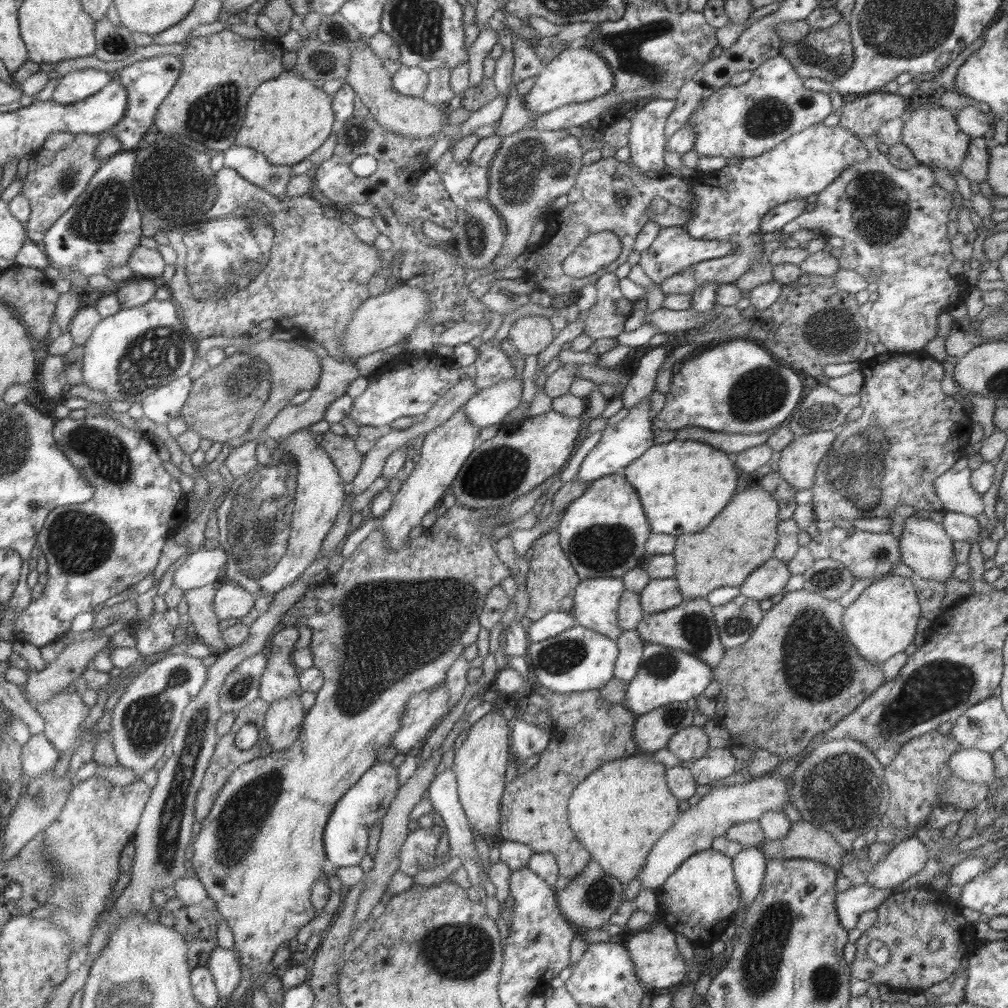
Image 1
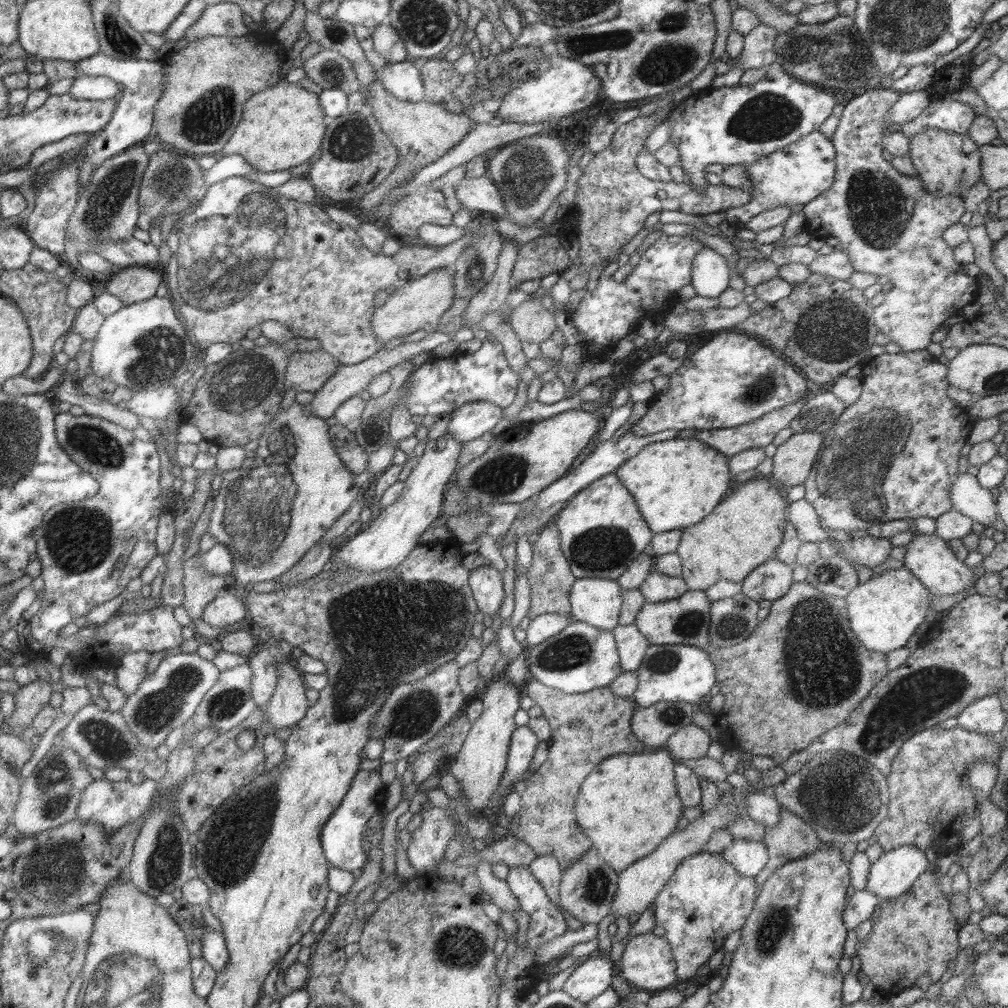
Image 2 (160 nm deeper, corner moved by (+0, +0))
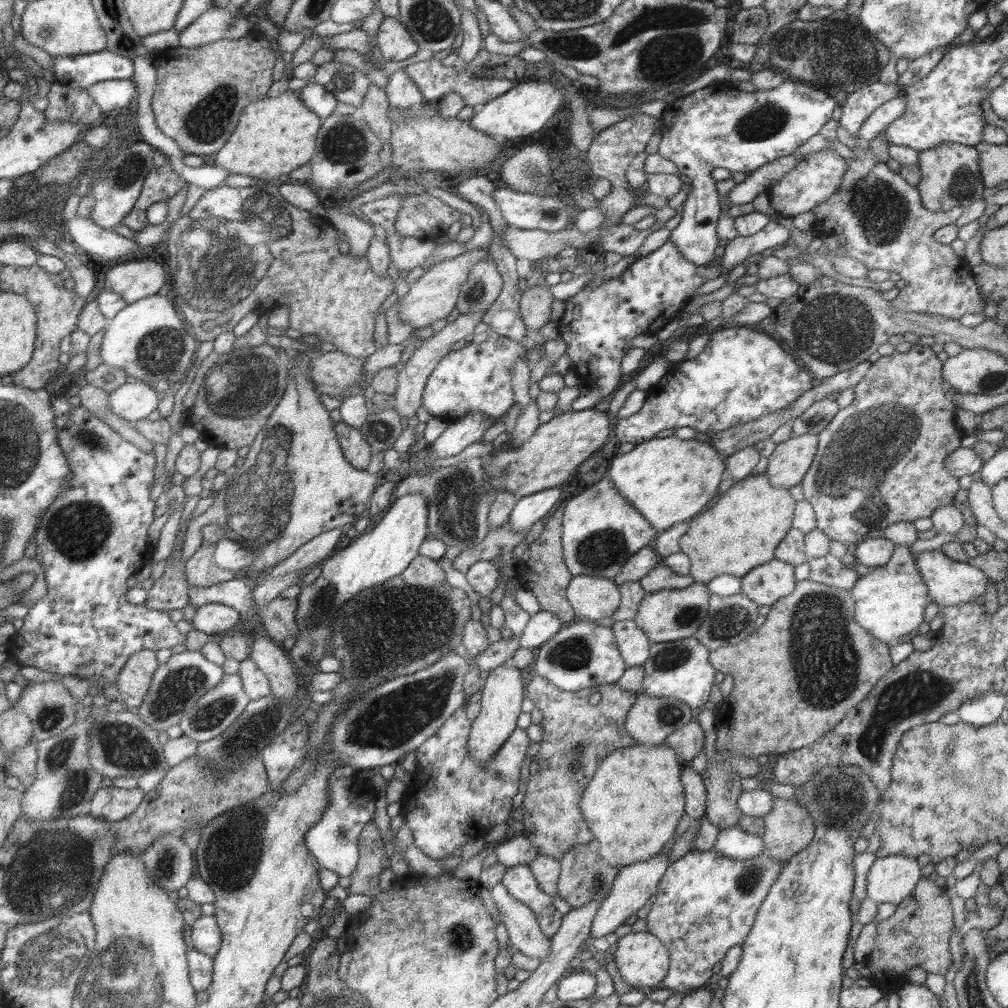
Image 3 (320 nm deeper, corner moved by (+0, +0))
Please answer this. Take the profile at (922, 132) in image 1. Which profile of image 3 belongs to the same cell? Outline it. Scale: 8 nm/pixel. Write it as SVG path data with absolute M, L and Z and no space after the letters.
M942 142L935 148L918 151L920 181L917 184L921 204L929 212L949 210L953 206L967 207L975 198L986 194L978 165L978 152L972 146L955 142Z

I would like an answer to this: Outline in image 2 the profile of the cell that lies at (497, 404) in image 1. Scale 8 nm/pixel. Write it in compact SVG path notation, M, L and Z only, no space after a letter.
M469 402L451 413L446 432L459 442L475 440L498 424L502 410L491 403Z

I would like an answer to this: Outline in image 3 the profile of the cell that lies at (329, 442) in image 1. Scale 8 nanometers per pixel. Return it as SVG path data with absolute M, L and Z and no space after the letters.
M339 421L334 423L334 431L344 458L357 470L366 470L371 458L370 444L359 429L351 428Z

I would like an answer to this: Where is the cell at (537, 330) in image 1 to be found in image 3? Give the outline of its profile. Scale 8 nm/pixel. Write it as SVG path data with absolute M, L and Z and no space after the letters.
M544 282L527 286L521 291L518 316L527 329L537 331L549 322L553 298L547 288L548 285Z

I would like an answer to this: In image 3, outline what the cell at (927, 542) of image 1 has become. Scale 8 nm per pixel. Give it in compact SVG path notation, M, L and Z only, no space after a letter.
M939 549L916 554L916 568L926 584L932 602L942 606L975 603L979 601L988 585L988 578L968 562L957 562L947 558Z

